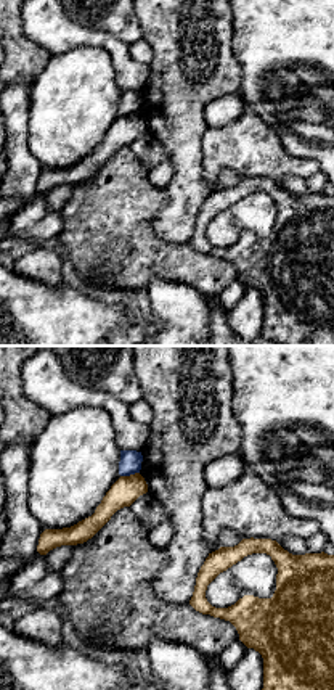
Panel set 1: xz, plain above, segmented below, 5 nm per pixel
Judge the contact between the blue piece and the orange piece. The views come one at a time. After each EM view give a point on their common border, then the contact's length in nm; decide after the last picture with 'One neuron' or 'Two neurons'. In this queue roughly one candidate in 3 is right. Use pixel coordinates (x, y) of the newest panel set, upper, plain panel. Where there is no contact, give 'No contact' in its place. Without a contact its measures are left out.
Touches blue at (129, 114). Shared border 100 nm

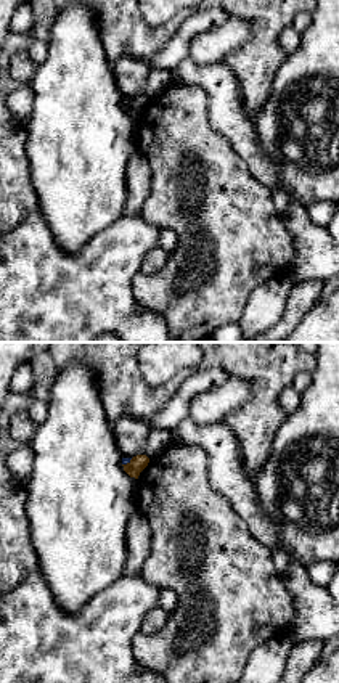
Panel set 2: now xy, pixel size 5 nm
Touches blue at (127, 102). Shared border 70 nm

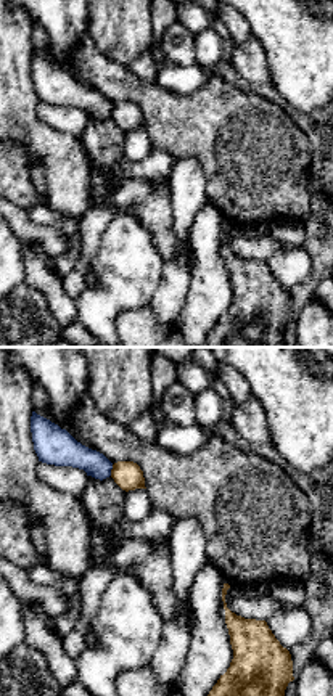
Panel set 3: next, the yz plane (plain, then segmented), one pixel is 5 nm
Touches blue at (111, 108). Shared border 60 nm

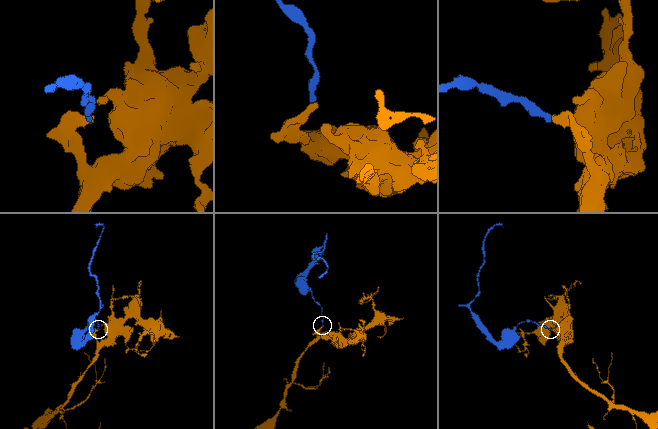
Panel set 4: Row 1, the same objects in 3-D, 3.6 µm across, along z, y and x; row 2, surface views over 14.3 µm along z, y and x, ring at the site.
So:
Two neurons

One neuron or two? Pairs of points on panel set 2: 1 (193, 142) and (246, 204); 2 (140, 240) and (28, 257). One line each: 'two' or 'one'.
1: one
2: one

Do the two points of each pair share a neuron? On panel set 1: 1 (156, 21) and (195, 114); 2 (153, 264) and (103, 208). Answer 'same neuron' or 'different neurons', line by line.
1: same neuron
2: same neuron

